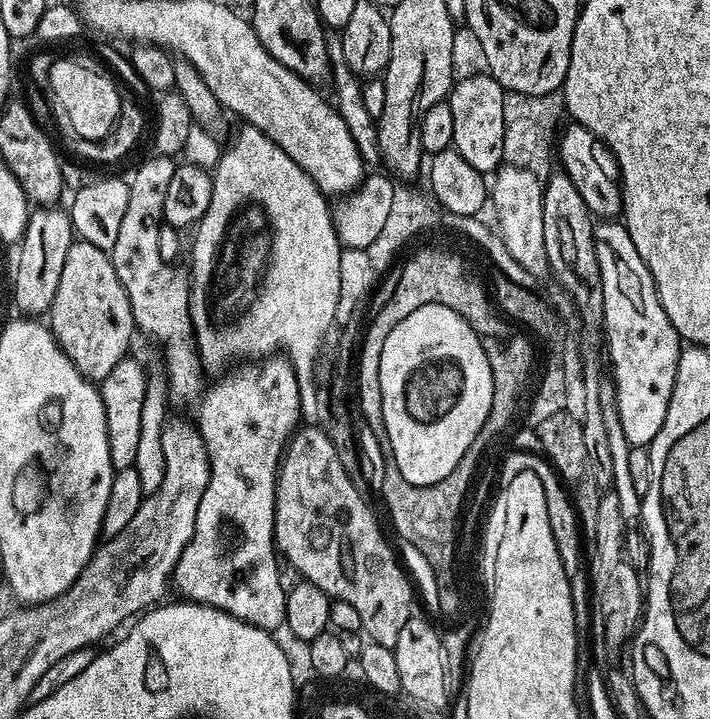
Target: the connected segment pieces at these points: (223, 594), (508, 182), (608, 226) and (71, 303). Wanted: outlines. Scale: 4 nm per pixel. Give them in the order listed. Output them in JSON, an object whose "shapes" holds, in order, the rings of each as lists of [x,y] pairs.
{"shapes":[[[[273,354],[263,362],[244,362],[240,366],[233,376],[221,375],[217,379],[221,380],[201,398],[196,408],[194,424],[208,448],[212,473],[202,494],[202,502],[198,502],[194,534],[178,558],[171,583],[184,595],[181,597],[185,601],[209,604],[211,608],[221,608],[247,624],[276,630],[284,624],[286,614],[286,584],[280,581],[280,568],[276,565],[278,552],[274,547],[276,475],[280,473],[284,449],[301,423],[300,387],[292,363],[283,355]]],[[[510,163],[501,164],[490,180],[490,208],[492,204],[493,210],[496,211],[496,220],[500,223],[498,235],[504,241],[506,250],[510,250],[512,257],[530,275],[537,278],[549,275],[547,256],[543,246],[543,192],[541,180],[530,171]]],[[[597,223],[593,238],[596,240],[597,262],[601,268],[603,339],[610,361],[610,376],[616,385],[616,405],[618,418],[622,422],[622,434],[626,434],[629,445],[648,446],[666,422],[682,341],[670,318],[666,318],[666,310],[662,310],[650,270],[646,270],[642,254],[634,250],[634,242],[623,223]]],[[[79,238],[73,239],[72,245],[66,250],[66,263],[62,265],[62,279],[58,281],[58,294],[54,294],[51,316],[52,335],[56,337],[60,348],[71,358],[76,369],[93,382],[104,380],[106,374],[110,374],[110,370],[114,370],[114,366],[118,366],[118,362],[129,355],[132,332],[137,331],[134,314],[130,310],[130,298],[114,270],[111,255]]]]}

